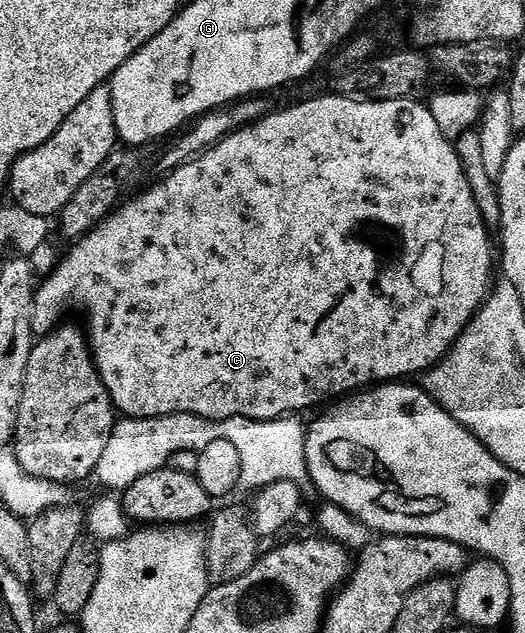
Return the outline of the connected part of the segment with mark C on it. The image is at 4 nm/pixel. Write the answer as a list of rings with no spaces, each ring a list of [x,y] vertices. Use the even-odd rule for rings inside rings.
[[[328,93],[328,94],[329,94],[329,95],[321,95],[321,96],[319,96],[319,97],[318,97],[318,99],[309,99],[309,100],[307,100],[307,101],[306,101],[306,103],[297,103],[297,104],[295,104],[295,105],[294,105],[294,107],[289,107],[289,108],[287,108],[287,109],[286,109],[286,111],[281,111],[281,109],[277,109],[277,110],[274,110],[274,112],[273,112],[273,114],[272,114],[272,115],[268,115],[268,116],[267,116],[267,117],[263,117],[263,118],[262,118],[262,119],[261,119],[261,120],[260,120],[260,121],[258,121],[258,123],[252,123],[252,125],[250,125],[250,126],[249,126],[249,127],[244,127],[244,128],[243,128],[243,129],[239,129],[239,130],[238,130],[238,131],[236,131],[236,132],[235,132],[235,133],[231,133],[231,134],[230,134],[230,135],[228,135],[228,136],[227,136],[227,137],[226,137],[226,139],[223,139],[223,140],[221,140],[221,141],[219,141],[219,143],[218,143],[218,144],[217,144],[217,145],[215,145],[215,146],[214,146],[214,147],[212,147],[212,148],[211,148],[211,149],[210,149],[210,151],[205,151],[205,152],[204,152],[204,153],[202,153],[202,154],[201,154],[201,155],[200,155],[200,156],[199,156],[199,157],[198,157],[198,158],[197,158],[197,159],[193,159],[193,160],[192,160],[192,161],[190,161],[190,162],[189,162],[189,163],[185,163],[185,164],[184,164],[184,165],[183,165],[183,166],[181,166],[181,167],[177,167],[177,168],[175,168],[175,169],[174,169],[174,171],[170,171],[170,172],[169,172],[169,174],[168,174],[168,175],[166,175],[166,176],[164,176],[164,178],[162,178],[162,179],[161,179],[161,180],[160,180],[160,181],[157,181],[157,184],[155,184],[155,185],[154,185],[154,187],[149,187],[149,188],[147,188],[147,189],[146,189],[146,191],[145,191],[145,192],[143,192],[143,193],[142,193],[142,195],[137,195],[137,196],[135,196],[135,197],[134,197],[134,199],[133,199],[133,200],[131,200],[131,201],[130,201],[130,203],[126,203],[126,201],[125,201],[125,202],[122,202],[122,203],[121,203],[121,204],[120,204],[120,206],[118,206],[118,207],[117,207],[117,208],[116,208],[116,210],[114,210],[114,211],[113,211],[113,212],[112,212],[112,213],[110,213],[110,214],[109,214],[109,215],[108,215],[108,216],[106,216],[106,218],[105,218],[105,219],[102,219],[102,220],[101,220],[101,223],[100,223],[100,224],[98,224],[98,226],[97,226],[97,227],[96,227],[96,228],[94,228],[94,230],[93,230],[93,231],[89,231],[89,232],[87,232],[87,234],[86,234],[86,235],[84,235],[84,236],[82,236],[82,237],[81,237],[81,238],[80,238],[80,239],[78,239],[78,240],[76,240],[76,242],[74,242],[74,243],[73,243],[73,244],[72,244],[72,246],[70,246],[70,247],[73,247],[73,248],[71,248],[71,249],[70,249],[70,251],[69,251],[69,252],[67,252],[67,253],[66,253],[66,255],[65,255],[65,252],[64,252],[64,254],[62,254],[62,255],[61,255],[61,256],[60,256],[60,259],[59,259],[59,262],[58,262],[58,264],[57,264],[57,267],[56,267],[56,268],[54,268],[54,270],[53,270],[53,271],[52,271],[52,272],[50,272],[50,274],[49,274],[49,275],[46,275],[46,276],[44,276],[44,278],[42,278],[42,279],[41,279],[41,280],[40,280],[40,283],[39,283],[39,286],[38,286],[38,288],[37,288],[37,292],[36,292],[36,293],[35,293],[35,305],[34,305],[34,306],[33,306],[33,334],[34,334],[34,336],[37,336],[37,337],[40,337],[40,336],[43,336],[43,335],[46,335],[46,334],[47,334],[47,333],[48,333],[48,332],[49,332],[49,331],[51,331],[51,330],[53,330],[53,328],[54,328],[54,327],[56,327],[56,326],[58,326],[58,324],[60,324],[60,323],[61,323],[61,322],[62,322],[62,320],[64,320],[64,319],[65,319],[65,318],[66,318],[66,316],[68,316],[68,315],[65,315],[65,314],[67,314],[67,313],[68,313],[68,311],[73,311],[73,310],[77,310],[77,311],[85,311],[85,315],[86,315],[86,317],[87,317],[87,318],[89,318],[89,327],[88,327],[88,326],[87,326],[87,342],[88,342],[88,344],[89,344],[89,350],[90,350],[90,351],[92,351],[92,352],[93,352],[93,364],[94,364],[94,365],[95,365],[95,366],[97,366],[97,372],[98,372],[98,373],[99,373],[99,377],[100,377],[100,378],[101,378],[101,380],[102,380],[102,381],[103,381],[103,385],[104,385],[104,386],[105,386],[105,388],[106,388],[106,389],[107,389],[107,393],[108,393],[108,394],[109,394],[109,396],[110,396],[110,397],[111,397],[111,401],[112,401],[112,402],[113,402],[113,405],[114,405],[114,408],[116,408],[116,410],[117,410],[117,411],[118,411],[118,412],[120,412],[120,414],[121,414],[121,415],[122,415],[122,416],[125,416],[125,417],[132,417],[132,418],[135,418],[135,419],[154,419],[154,418],[155,418],[155,417],[163,417],[163,416],[164,416],[164,415],[178,415],[178,414],[179,414],[179,413],[187,413],[187,414],[188,414],[188,415],[198,415],[198,417],[199,417],[199,418],[201,418],[201,419],[212,419],[212,420],[214,420],[214,421],[220,421],[220,420],[223,420],[223,419],[279,419],[279,418],[282,418],[282,417],[289,417],[289,416],[292,416],[292,415],[293,415],[293,414],[294,414],[294,413],[301,413],[301,412],[297,412],[297,411],[305,411],[305,410],[307,410],[307,409],[308,409],[308,407],[317,407],[317,406],[319,406],[319,405],[320,405],[320,403],[325,403],[325,402],[327,402],[327,401],[328,401],[328,399],[333,399],[333,400],[332,400],[332,401],[337,401],[337,400],[340,400],[340,399],[341,399],[341,398],[342,398],[342,397],[349,397],[349,396],[352,396],[352,395],[353,395],[353,394],[354,394],[354,393],[357,393],[357,392],[360,392],[360,391],[361,391],[361,390],[362,390],[362,389],[368,389],[368,388],[370,388],[370,387],[372,387],[372,386],[374,386],[374,385],[380,385],[380,384],[382,384],[382,383],[392,383],[392,382],[394,382],[394,381],[405,381],[405,380],[408,380],[408,379],[409,379],[409,378],[410,378],[410,377],[413,377],[413,376],[409,376],[409,375],[417,375],[417,374],[418,374],[418,375],[417,375],[417,376],[420,376],[420,375],[421,375],[421,374],[422,374],[422,373],[424,373],[424,372],[426,372],[426,371],[428,371],[428,370],[429,370],[429,368],[430,368],[430,367],[433,367],[433,366],[434,366],[434,365],[435,365],[435,364],[437,364],[437,363],[438,363],[438,361],[439,361],[439,360],[440,360],[440,359],[444,359],[444,358],[445,358],[445,356],[446,356],[446,355],[448,355],[448,354],[449,354],[449,350],[450,350],[450,349],[452,349],[452,347],[453,347],[453,346],[454,346],[454,344],[456,344],[456,343],[457,343],[457,338],[459,338],[459,336],[461,336],[461,335],[462,335],[462,333],[463,333],[463,332],[465,332],[465,326],[466,326],[466,325],[468,325],[468,323],[469,323],[469,322],[470,322],[470,321],[471,321],[471,320],[473,320],[473,317],[474,317],[474,315],[476,315],[476,314],[477,314],[477,310],[479,310],[479,309],[480,309],[480,308],[481,308],[481,305],[482,305],[482,303],[484,303],[484,302],[485,302],[485,300],[486,300],[486,298],[487,298],[487,296],[488,296],[488,294],[489,294],[489,292],[490,292],[490,290],[491,290],[491,282],[490,282],[490,283],[489,283],[489,278],[491,278],[491,277],[492,277],[492,275],[493,275],[493,263],[494,263],[494,267],[495,267],[495,243],[494,243],[494,240],[493,240],[493,243],[492,243],[492,241],[491,241],[491,240],[489,240],[489,235],[491,235],[491,233],[490,233],[490,230],[489,230],[489,229],[488,229],[488,228],[487,228],[487,227],[486,227],[486,226],[485,226],[485,222],[484,222],[484,221],[483,221],[483,219],[482,219],[482,217],[481,217],[481,214],[480,214],[480,213],[479,213],[479,205],[475,205],[475,197],[471,197],[471,185],[470,185],[470,184],[469,184],[469,182],[468,182],[468,181],[467,181],[467,177],[466,177],[466,176],[465,176],[465,170],[464,170],[464,169],[463,169],[463,165],[462,165],[462,164],[461,164],[461,159],[460,159],[460,158],[459,158],[459,157],[458,157],[458,156],[457,156],[457,148],[456,148],[456,146],[455,146],[455,143],[454,143],[454,140],[451,140],[451,139],[449,139],[449,138],[448,138],[448,137],[446,137],[446,135],[445,135],[445,134],[444,134],[444,133],[443,133],[443,129],[439,129],[439,124],[437,124],[437,122],[435,122],[435,117],[431,117],[431,113],[430,113],[430,112],[429,112],[429,108],[428,108],[428,106],[426,106],[426,104],[425,104],[425,103],[424,103],[424,102],[421,102],[421,101],[418,101],[418,100],[416,100],[416,99],[404,99],[404,100],[403,100],[403,101],[355,101],[355,100],[354,100],[354,99],[348,99],[348,98],[347,98],[347,97],[343,97],[343,96],[342,96],[342,95],[338,95],[338,94],[336,94],[336,93]]]

